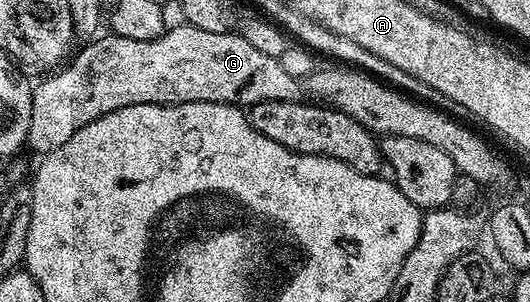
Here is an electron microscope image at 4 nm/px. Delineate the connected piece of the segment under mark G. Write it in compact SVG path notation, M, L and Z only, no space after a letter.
M178 23L149 41L101 36L82 44L85 46L72 54L73 62L71 57L64 67L34 84L27 145L37 155L63 147L79 127L119 107L200 101L248 107L260 101L300 101L303 97L302 82L300 85L278 58L263 55L237 31L199 31L194 25Z

